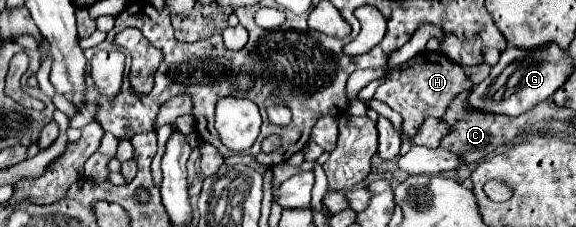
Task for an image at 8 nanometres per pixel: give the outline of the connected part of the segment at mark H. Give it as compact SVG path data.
M423 51L423 53L415 55L413 59L409 59L407 63L399 65L399 67L393 67L389 71L387 79L381 83L381 87L377 87L373 99L383 101L393 111L397 111L403 117L401 131L407 137L415 137L415 133L419 131L419 127L423 125L423 121L427 117L443 117L445 109L449 107L449 103L461 91L469 91L471 87L473 87L473 83L465 75L465 71L463 71L461 65L453 63L443 53Z

